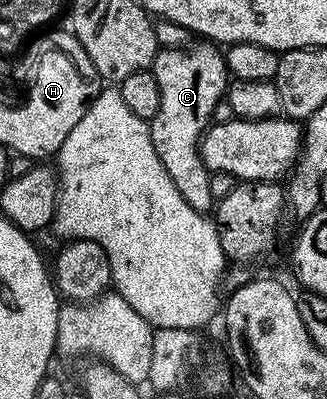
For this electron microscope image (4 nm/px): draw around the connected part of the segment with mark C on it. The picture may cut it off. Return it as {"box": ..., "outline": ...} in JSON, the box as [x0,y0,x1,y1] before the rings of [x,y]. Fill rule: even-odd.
{"box":[149,41,229,212],"outline":[[[195,41],[186,47],[164,47],[155,55],[153,70],[161,89],[161,109],[149,121],[157,156],[185,201],[195,211],[210,212],[217,201],[209,189],[212,172],[203,164],[199,142],[212,122],[215,106],[224,102],[229,86],[224,52],[207,41]]]}

